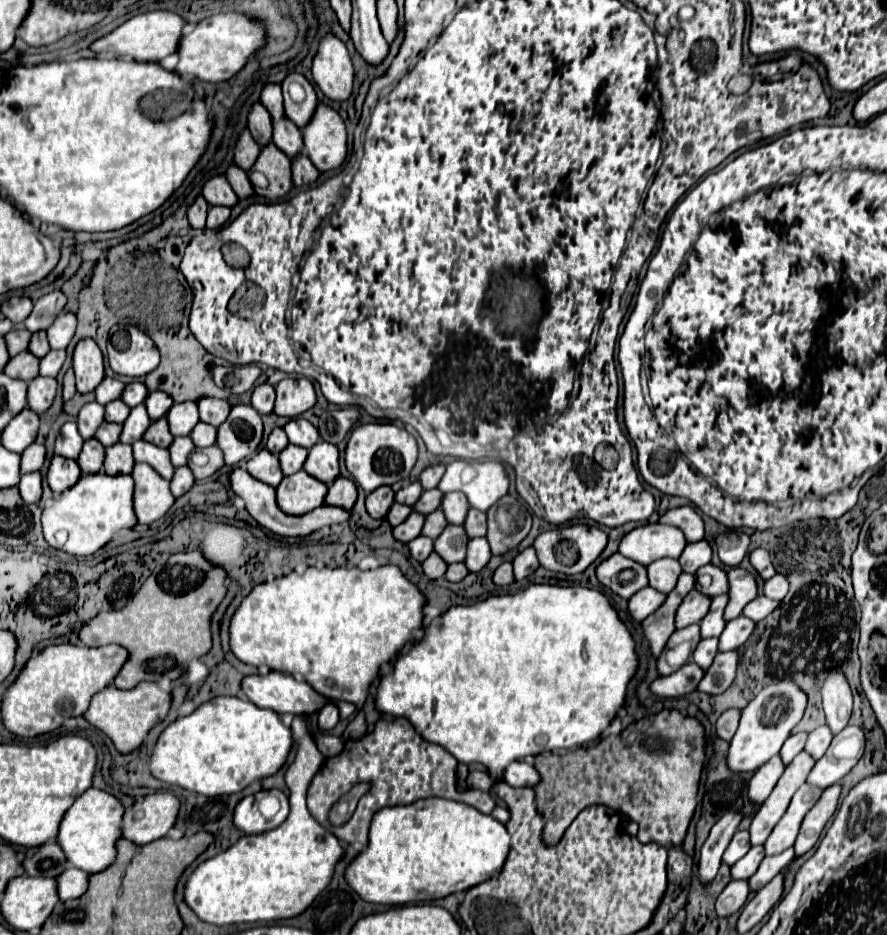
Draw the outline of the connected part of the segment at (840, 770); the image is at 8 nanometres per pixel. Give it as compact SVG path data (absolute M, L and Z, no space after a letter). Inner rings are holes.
M846 726L840 734L834 736L826 754L814 764L806 784L816 788L828 788L830 784L840 782L862 758L862 752L864 732L856 726Z

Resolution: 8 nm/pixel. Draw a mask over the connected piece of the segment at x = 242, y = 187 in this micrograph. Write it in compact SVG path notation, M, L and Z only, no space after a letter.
M236 164L228 166L228 170L226 170L226 180L230 182L230 186L234 188L234 192L236 192L238 196L252 196L252 184L250 184L246 172L244 172L242 168L238 168Z

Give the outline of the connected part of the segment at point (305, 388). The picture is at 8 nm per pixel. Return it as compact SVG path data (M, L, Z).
M286 378L274 386L276 390L276 404L274 414L296 418L308 408L314 406L316 394L314 386L308 378Z

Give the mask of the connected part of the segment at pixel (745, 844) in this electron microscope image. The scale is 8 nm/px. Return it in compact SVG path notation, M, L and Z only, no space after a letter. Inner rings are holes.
M736 832L734 838L732 838L732 842L728 844L724 856L722 856L722 862L728 864L728 866L732 866L734 862L738 862L738 858L742 858L750 850L748 838L750 838L748 832Z

